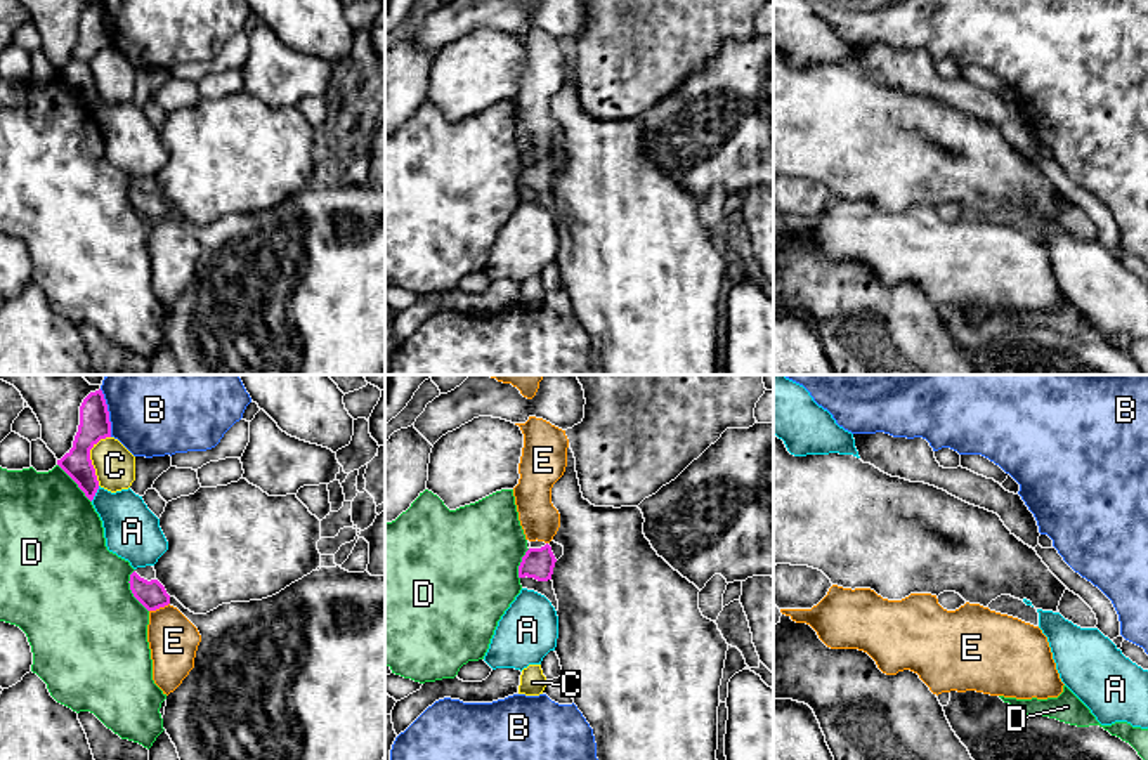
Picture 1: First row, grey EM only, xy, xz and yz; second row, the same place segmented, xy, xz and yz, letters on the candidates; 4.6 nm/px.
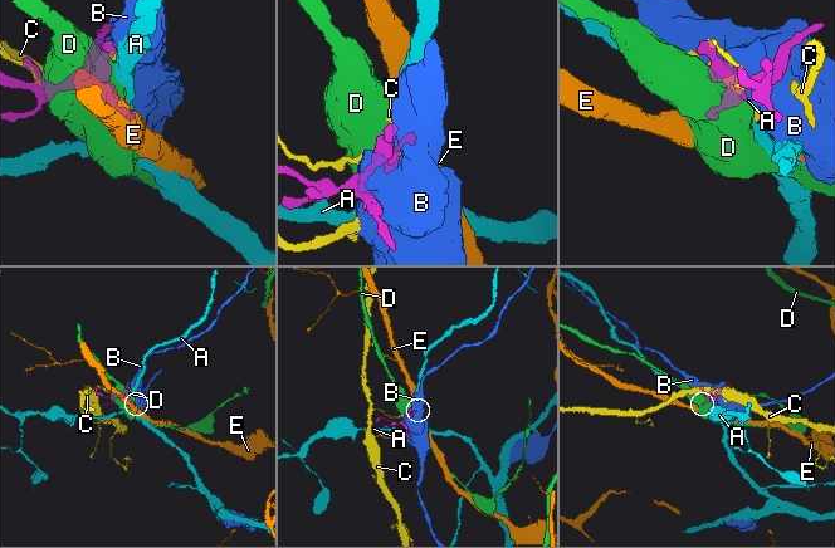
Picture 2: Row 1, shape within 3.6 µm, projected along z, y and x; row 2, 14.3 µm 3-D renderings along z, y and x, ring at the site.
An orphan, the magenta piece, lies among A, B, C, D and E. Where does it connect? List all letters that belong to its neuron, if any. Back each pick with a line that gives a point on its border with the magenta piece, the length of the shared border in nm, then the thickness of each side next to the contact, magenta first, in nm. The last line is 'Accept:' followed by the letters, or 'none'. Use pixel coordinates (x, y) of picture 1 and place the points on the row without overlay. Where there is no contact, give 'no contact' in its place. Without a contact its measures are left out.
Accept: none

